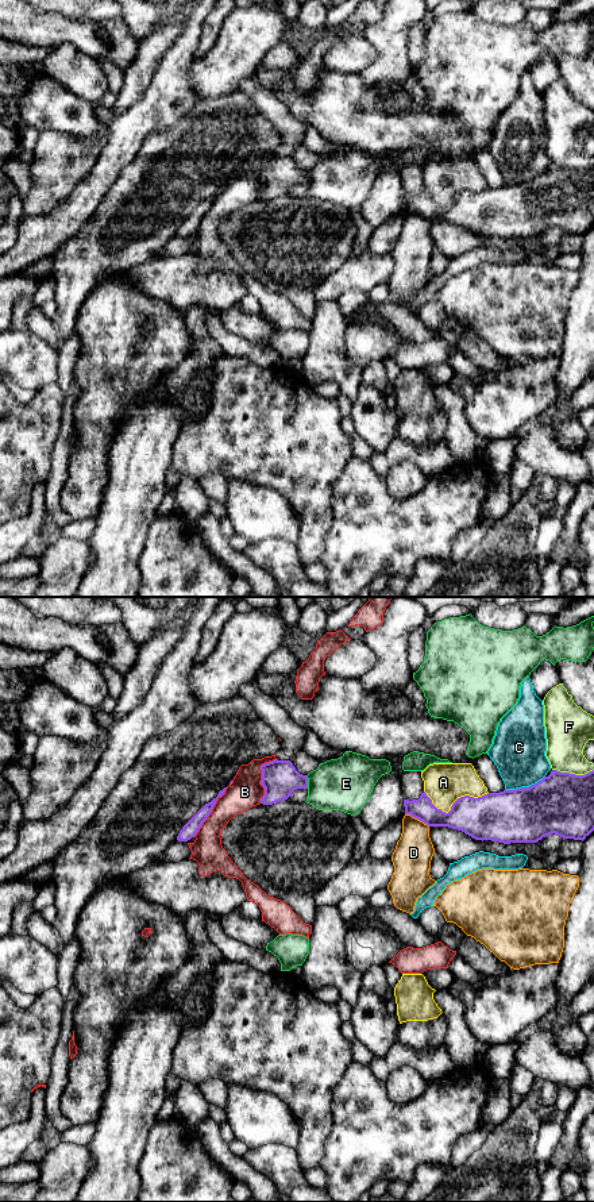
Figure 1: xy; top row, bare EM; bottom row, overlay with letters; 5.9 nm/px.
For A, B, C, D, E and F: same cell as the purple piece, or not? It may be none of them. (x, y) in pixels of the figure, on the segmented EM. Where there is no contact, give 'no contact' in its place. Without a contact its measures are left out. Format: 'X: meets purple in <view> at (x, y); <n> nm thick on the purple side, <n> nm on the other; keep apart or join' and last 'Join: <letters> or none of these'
A: meets purple in xy at (452, 804); 280 nm thick on the purple side, 240 nm on the other; keep apart
B: meets purple in xy at (262, 777); 220 nm thick on the purple side, 200 nm on the other; keep apart
C: meets purple in xy at (524, 788); 360 nm thick on the purple side, 320 nm on the other; keep apart
D: meets purple in xy at (417, 819); 150 nm thick on the purple side, 220 nm on the other; keep apart
E: meets purple in xy at (307, 782); 220 nm thick on the purple side, 320 nm on the other; keep apart
F: meets purple in xy at (573, 774); 360 nm thick on the purple side, 260 nm on the other; keep apart
Join: none of these

